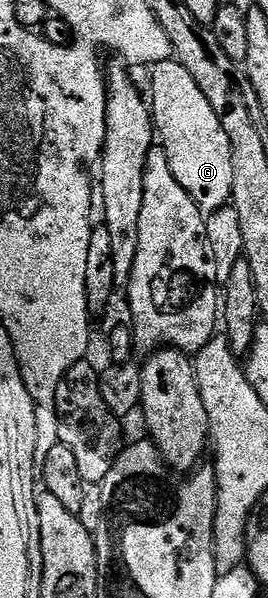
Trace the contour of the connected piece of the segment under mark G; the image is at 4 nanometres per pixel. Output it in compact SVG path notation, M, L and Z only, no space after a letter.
M174 58L153 65L149 84L156 136L168 154L176 182L188 190L192 202L196 202L203 213L216 212L229 205L234 195L232 146L216 110L212 110L212 102L204 98L204 90L196 86L196 78L192 78L190 71Z

